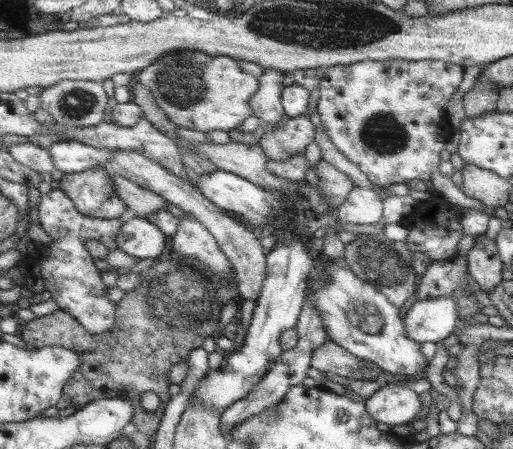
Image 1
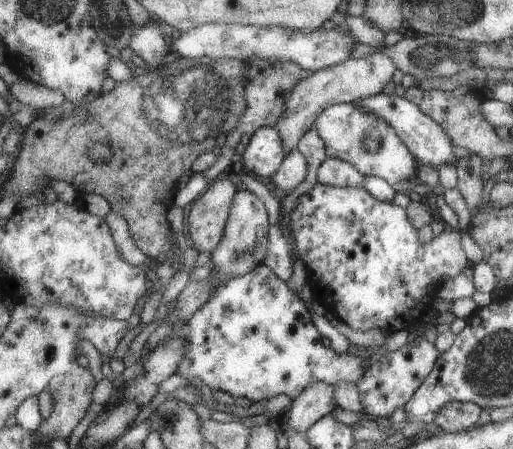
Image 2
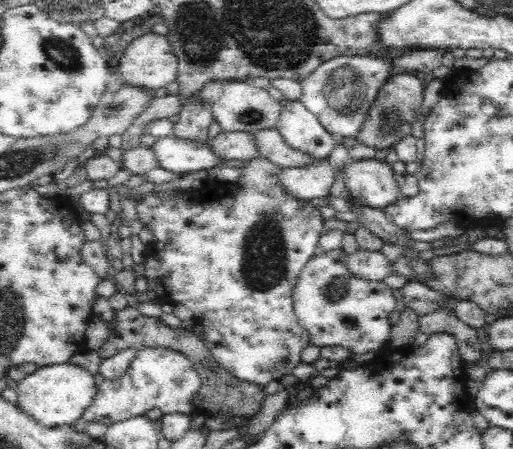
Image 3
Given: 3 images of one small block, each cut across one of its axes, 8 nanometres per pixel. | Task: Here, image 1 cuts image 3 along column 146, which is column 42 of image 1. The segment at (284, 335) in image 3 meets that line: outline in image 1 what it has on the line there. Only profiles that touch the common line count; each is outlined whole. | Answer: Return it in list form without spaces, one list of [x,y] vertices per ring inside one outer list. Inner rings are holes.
[[[61,189],[43,194],[38,208],[38,220],[53,238],[50,256],[46,258],[42,255],[39,258],[43,271],[38,277],[45,279],[47,290],[58,302],[59,308],[76,316],[90,332],[94,334],[112,332],[117,320],[117,303],[108,294],[109,287],[104,284],[104,276],[102,270],[96,266],[96,258],[88,250],[88,242],[99,240],[108,250],[116,251],[119,245],[116,240],[125,222],[120,217],[107,219],[88,216]]]

